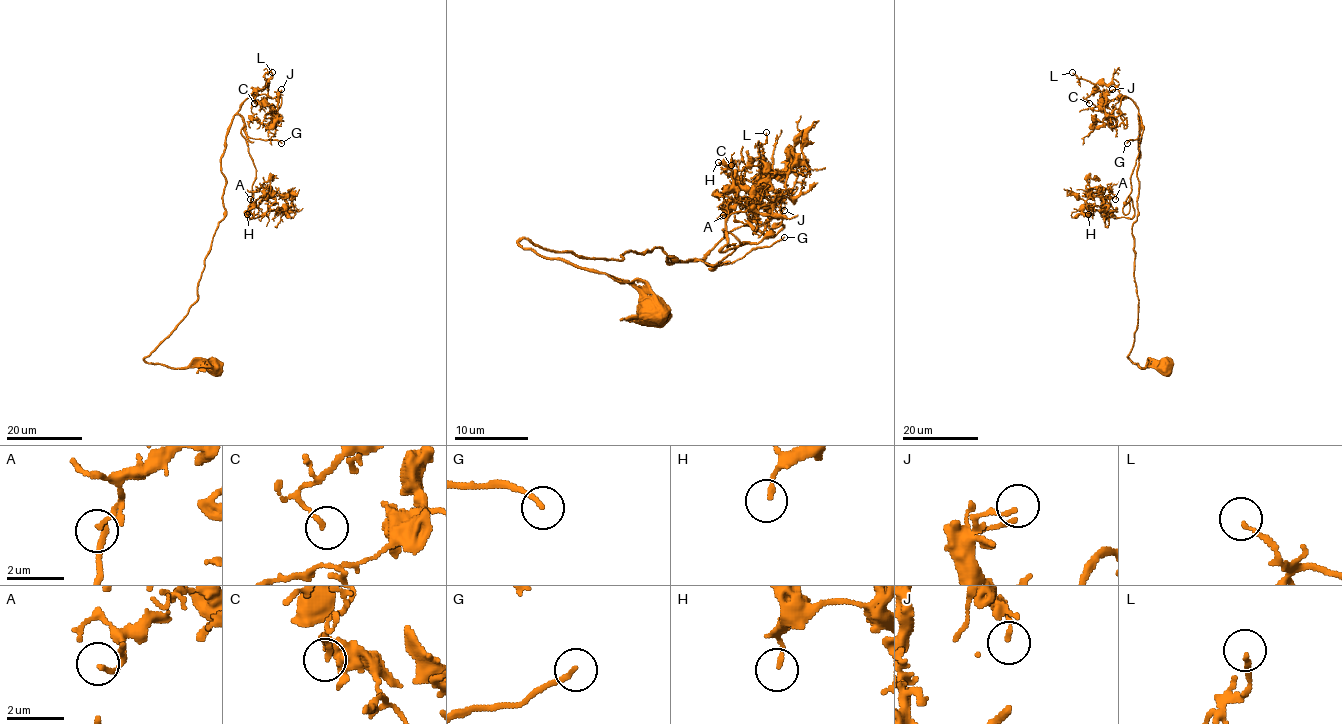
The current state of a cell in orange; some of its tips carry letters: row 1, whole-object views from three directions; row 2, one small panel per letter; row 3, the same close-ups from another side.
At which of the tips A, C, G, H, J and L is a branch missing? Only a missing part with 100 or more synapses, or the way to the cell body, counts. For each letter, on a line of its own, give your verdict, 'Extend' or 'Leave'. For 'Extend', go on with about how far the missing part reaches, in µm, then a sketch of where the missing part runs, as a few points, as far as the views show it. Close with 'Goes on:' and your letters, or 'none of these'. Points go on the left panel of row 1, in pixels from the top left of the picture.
A: Leave
C: Leave
G: Extend. Missing length about 25 µm. Course of what is missing: (281, 143), (279, 153), (271, 155), (264, 145), (263, 149), (260, 148), (262, 142), (260, 145)
H: Leave
J: Leave
L: Leave
Goes on: G

